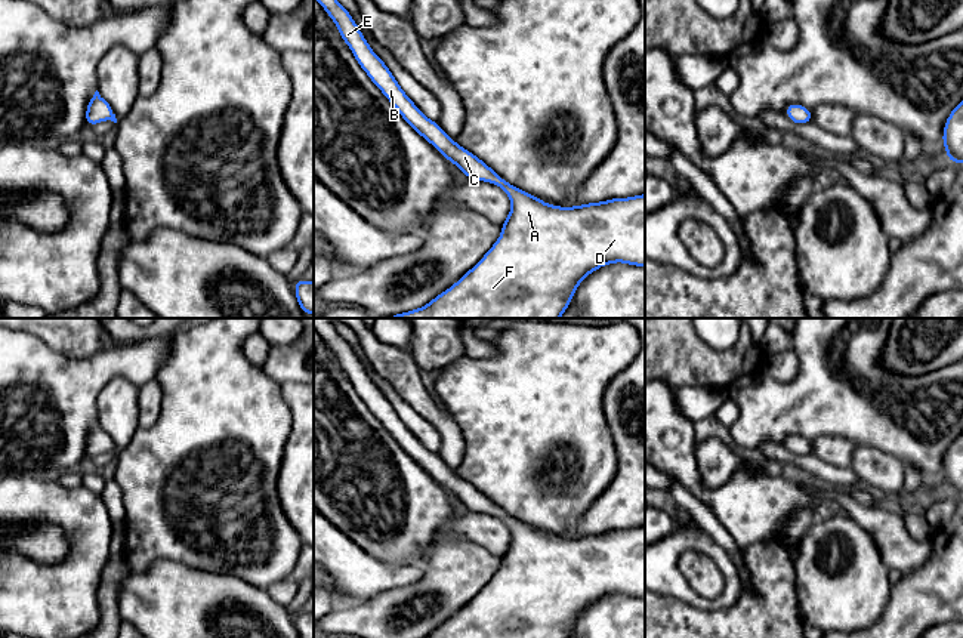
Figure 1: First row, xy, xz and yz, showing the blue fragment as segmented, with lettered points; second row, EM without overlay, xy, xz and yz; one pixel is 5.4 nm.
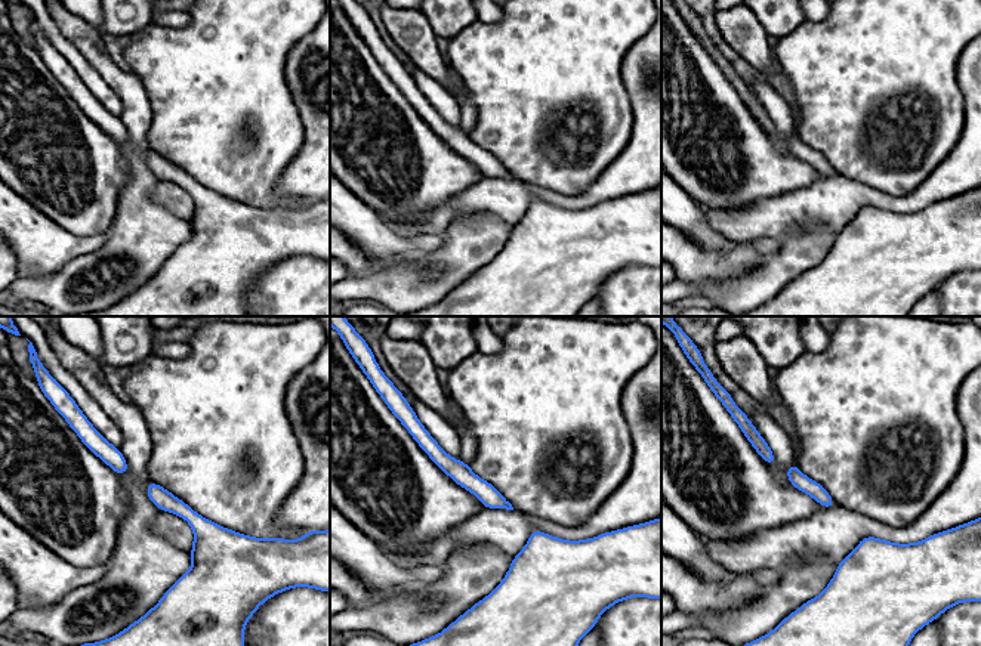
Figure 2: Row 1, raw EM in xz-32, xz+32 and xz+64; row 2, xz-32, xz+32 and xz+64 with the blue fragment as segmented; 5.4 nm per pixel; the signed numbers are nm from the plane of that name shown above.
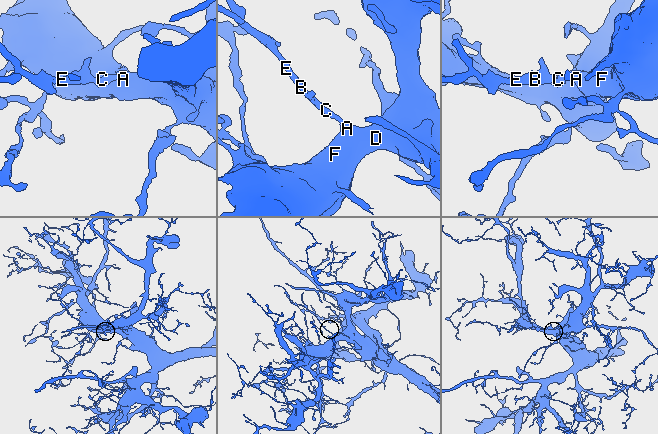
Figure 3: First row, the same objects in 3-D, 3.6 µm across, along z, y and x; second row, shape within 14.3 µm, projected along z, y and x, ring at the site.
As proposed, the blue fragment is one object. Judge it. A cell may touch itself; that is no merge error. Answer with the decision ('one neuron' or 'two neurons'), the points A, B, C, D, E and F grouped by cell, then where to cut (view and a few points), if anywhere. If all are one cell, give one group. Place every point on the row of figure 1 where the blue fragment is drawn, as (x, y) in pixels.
one neuron; A B C D E F; no cut

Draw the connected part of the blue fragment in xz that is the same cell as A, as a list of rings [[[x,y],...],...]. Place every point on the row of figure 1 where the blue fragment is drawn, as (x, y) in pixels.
[[[318,0],[359,67],[402,118],[469,179],[500,187],[510,198],[501,235],[484,258],[448,290],[428,305],[389,318],[559,318],[578,284],[598,268],[623,262],[645,266],[645,194],[572,207],[546,204],[500,178],[482,160],[454,142],[405,95],[385,62],[373,52],[351,13],[337,0]]]

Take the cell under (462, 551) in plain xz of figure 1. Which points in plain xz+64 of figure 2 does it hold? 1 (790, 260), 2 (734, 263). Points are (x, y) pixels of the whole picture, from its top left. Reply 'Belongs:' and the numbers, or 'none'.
Belongs: 1

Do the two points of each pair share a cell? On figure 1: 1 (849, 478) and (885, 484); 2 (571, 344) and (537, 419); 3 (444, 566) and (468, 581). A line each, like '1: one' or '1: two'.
1: two
2: one
3: one

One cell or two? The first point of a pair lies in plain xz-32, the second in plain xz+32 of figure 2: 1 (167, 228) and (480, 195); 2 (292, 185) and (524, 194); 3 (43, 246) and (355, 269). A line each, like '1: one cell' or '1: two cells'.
1: two cells
2: one cell
3: two cells

